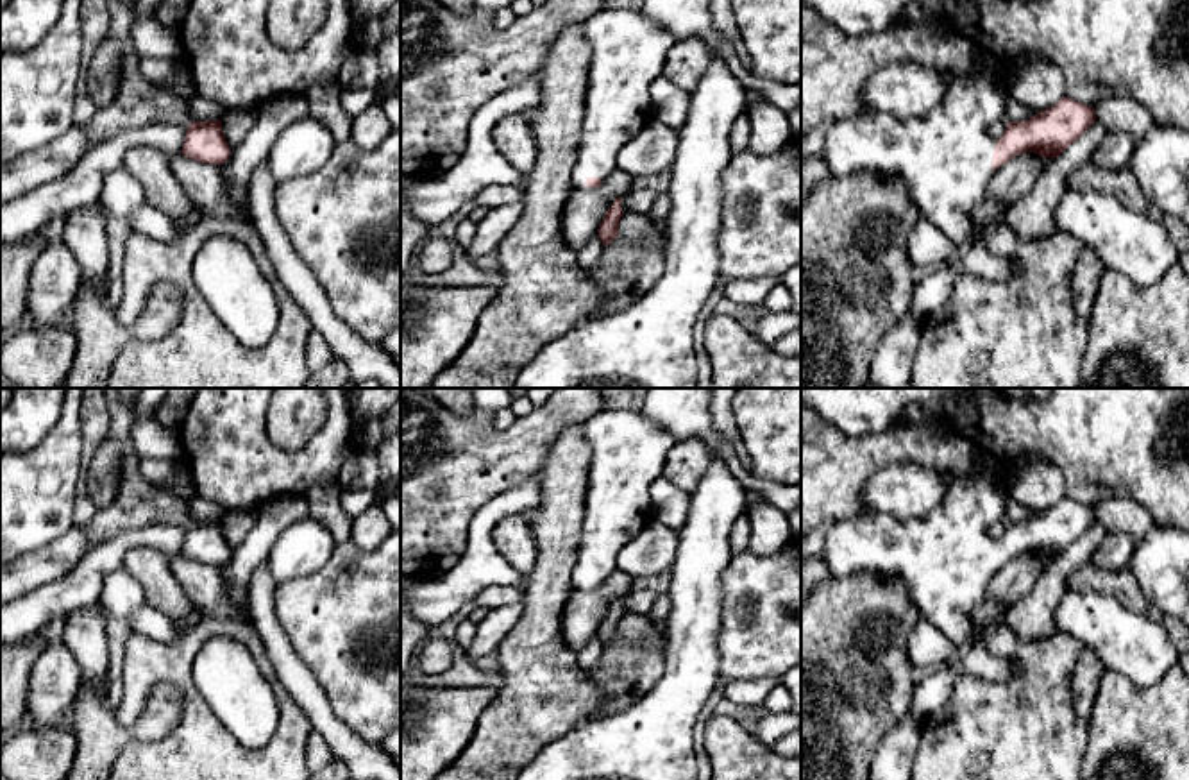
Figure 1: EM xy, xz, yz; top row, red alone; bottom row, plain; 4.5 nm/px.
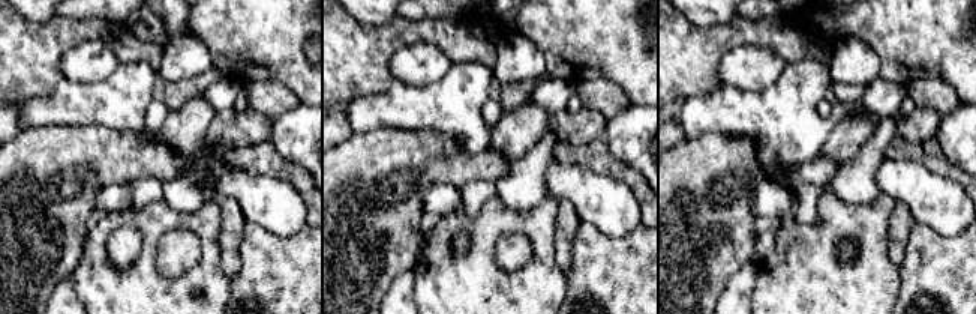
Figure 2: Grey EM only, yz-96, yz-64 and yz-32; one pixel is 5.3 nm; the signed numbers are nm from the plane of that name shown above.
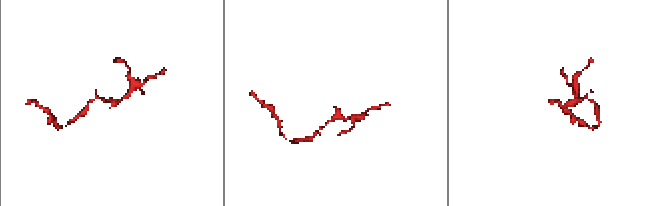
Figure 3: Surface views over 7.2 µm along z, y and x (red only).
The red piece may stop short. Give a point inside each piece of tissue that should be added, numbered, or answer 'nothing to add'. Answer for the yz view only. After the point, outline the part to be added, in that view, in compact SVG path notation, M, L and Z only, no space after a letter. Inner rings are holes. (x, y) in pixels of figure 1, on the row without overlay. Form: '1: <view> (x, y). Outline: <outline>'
1: yz (944, 557). Outline: M987 474L953 479L944 499L926 515L901 521L890 513L862 513L824 528L822 556L831 578L871 572L903 581L923 621L932 623L962 653L974 637L973 608L985 599L996 574L991 569L996 540L989 530L1003 521L1007 488Z

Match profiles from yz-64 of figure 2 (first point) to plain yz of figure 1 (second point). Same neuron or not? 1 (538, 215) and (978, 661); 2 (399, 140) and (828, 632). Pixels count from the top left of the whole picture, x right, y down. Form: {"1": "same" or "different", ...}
{"1": "different", "2": "same"}

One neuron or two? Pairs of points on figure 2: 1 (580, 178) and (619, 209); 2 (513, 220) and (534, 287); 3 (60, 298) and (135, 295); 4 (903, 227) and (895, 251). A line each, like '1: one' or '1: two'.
1: one
2: one
3: two
4: one

